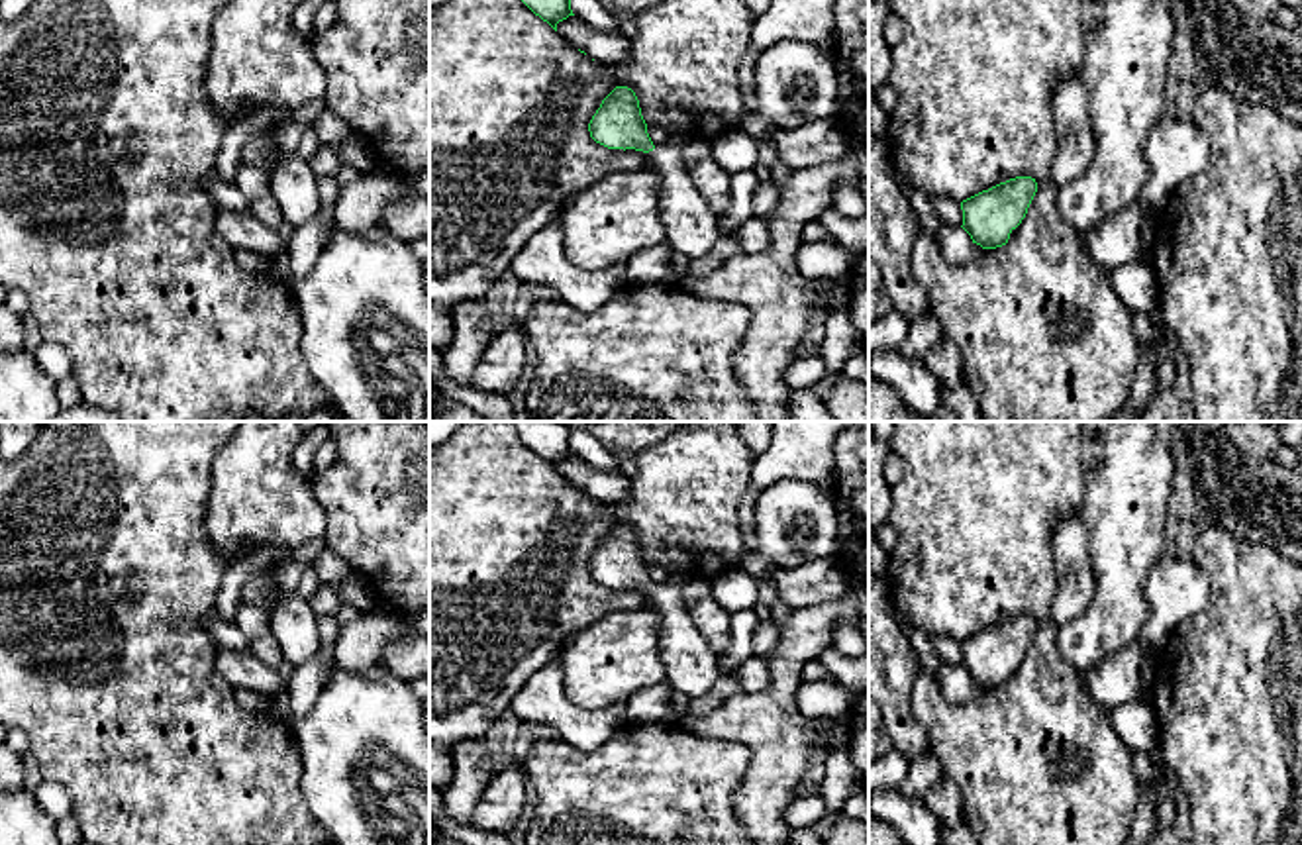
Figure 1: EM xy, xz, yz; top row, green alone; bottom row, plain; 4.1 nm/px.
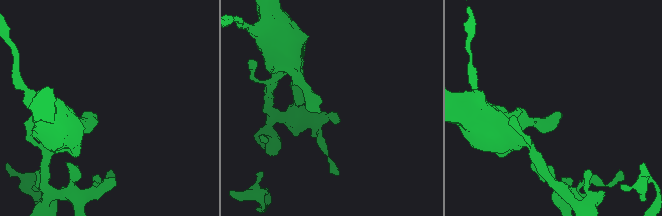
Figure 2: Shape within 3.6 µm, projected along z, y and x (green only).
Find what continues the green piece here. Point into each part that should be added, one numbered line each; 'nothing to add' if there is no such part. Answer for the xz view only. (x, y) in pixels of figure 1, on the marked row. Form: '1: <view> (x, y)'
1: xz (691, 224)

